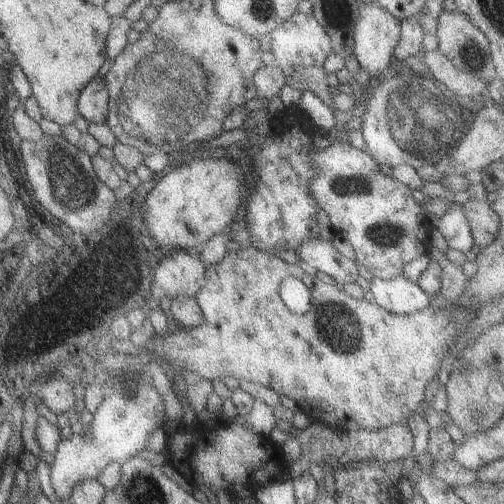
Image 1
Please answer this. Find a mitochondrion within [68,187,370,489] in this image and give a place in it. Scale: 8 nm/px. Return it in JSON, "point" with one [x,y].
{"point":[332,324]}

